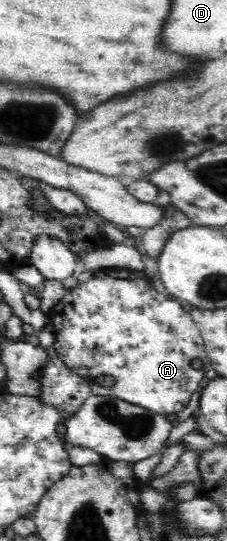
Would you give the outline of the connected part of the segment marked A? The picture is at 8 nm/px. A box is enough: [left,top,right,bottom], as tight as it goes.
[45,268,211,415]

